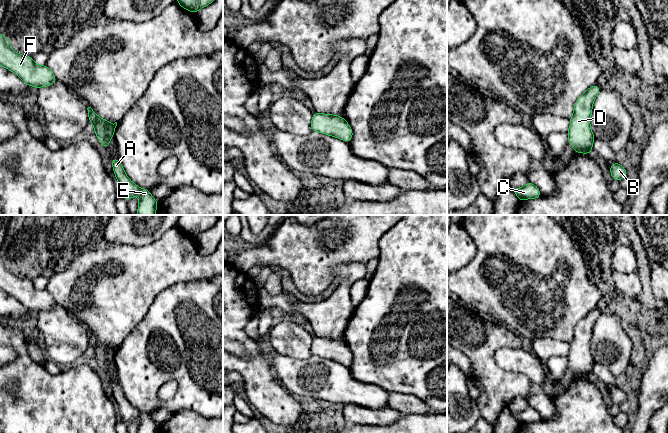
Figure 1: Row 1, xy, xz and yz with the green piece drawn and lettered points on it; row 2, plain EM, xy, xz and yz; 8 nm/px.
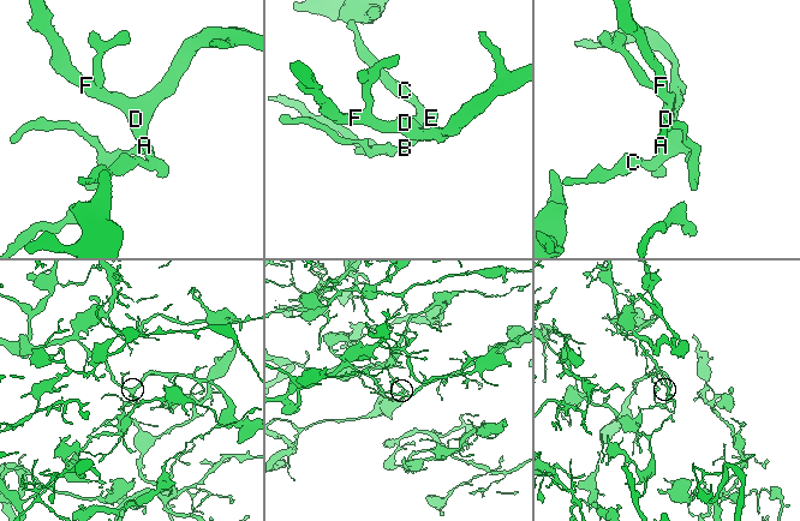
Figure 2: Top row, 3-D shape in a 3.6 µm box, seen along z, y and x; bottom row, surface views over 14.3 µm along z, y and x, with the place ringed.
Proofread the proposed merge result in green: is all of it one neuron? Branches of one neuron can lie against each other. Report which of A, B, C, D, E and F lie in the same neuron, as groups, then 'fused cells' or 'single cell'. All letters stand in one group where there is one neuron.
groups A B C D E F; single cell

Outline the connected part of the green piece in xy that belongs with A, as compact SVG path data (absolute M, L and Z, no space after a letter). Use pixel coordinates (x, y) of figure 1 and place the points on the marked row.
M115 157L111 158L113 172L118 180L118 195L126 201L135 195L139 196L137 215L156 215L158 201L153 198L150 189L143 189L133 183L126 175L124 168Z

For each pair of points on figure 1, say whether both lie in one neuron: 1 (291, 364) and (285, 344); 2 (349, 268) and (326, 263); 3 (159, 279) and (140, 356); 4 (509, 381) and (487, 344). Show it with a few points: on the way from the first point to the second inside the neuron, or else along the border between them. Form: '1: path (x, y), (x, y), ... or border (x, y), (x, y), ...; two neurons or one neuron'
1: border (274, 351), (297, 358), (308, 358), (311, 355); two neurons
2: border (361, 262), (340, 263), (328, 286); two neurons
3: border (175, 284), (165, 288), (155, 297), (144, 318); two neurons
4: path (499, 374), (487, 362), (487, 354); one neuron

